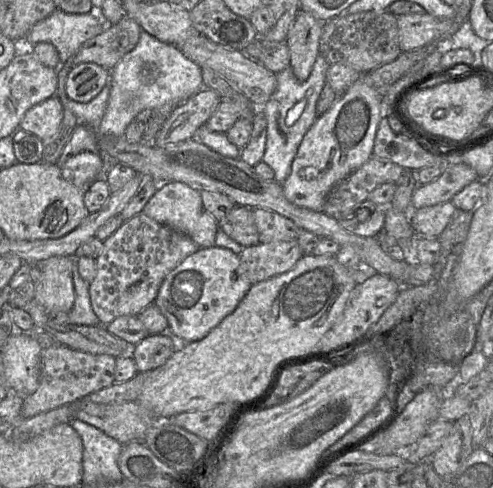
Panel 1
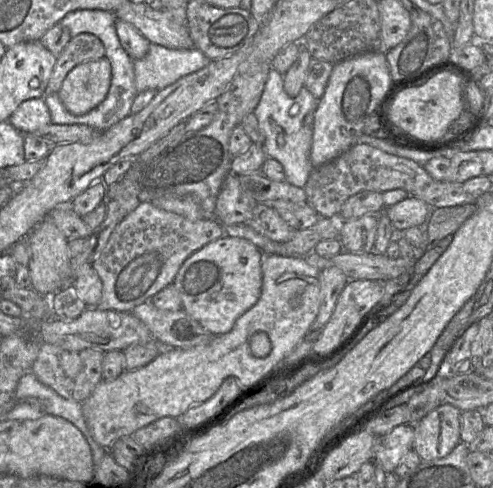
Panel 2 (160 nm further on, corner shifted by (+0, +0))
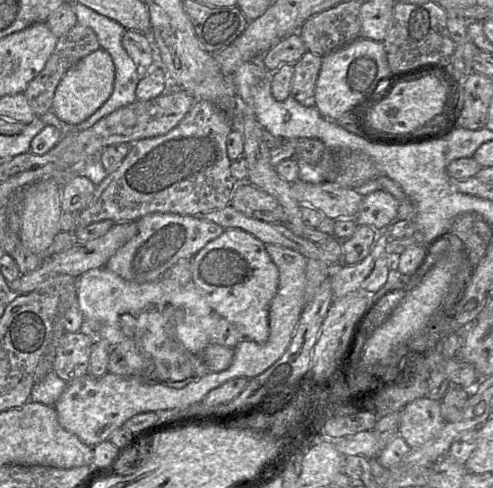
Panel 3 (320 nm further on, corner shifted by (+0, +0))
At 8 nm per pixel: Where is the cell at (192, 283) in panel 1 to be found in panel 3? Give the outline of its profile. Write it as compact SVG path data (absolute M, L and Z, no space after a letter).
M227 229L210 241L191 260L192 281L203 294L208 305L242 333L244 339L263 344L270 335L269 308L279 285L279 270L272 261L266 245L242 229Z

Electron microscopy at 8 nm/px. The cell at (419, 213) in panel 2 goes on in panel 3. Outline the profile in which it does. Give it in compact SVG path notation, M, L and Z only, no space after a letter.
M378 190L364 196L355 221L376 230L390 226L398 216L399 202L390 193Z

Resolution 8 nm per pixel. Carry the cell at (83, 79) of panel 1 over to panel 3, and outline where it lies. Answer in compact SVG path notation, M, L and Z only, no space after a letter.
M101 47L74 64L60 80L52 111L62 121L79 124L96 112L109 98L114 87L115 65L111 55Z

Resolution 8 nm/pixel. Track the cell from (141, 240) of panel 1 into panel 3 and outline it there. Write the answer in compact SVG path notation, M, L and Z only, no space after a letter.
M152 213L136 221L137 233L107 261L105 267L136 283L156 281L181 259L192 260L210 241L223 234L220 225L193 215Z

